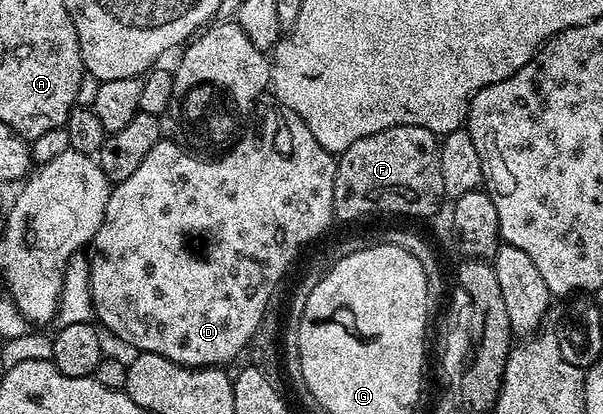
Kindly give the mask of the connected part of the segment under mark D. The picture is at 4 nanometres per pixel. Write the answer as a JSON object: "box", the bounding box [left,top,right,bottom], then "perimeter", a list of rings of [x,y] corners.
{"box":[90,104,336,368],"perimeter":[[[272,104],[261,110],[258,111],[249,132],[244,133],[230,147],[232,150],[224,158],[215,158],[210,162],[207,159],[210,157],[200,156],[184,148],[178,141],[175,143],[160,140],[153,144],[153,148],[149,148],[145,160],[141,160],[141,165],[135,169],[133,176],[129,176],[129,180],[121,180],[112,185],[109,204],[105,208],[105,220],[101,220],[101,228],[97,228],[94,243],[90,247],[91,303],[95,306],[94,317],[97,322],[99,318],[98,325],[104,331],[107,329],[109,333],[116,334],[121,341],[136,346],[134,348],[136,351],[165,356],[177,364],[192,368],[226,367],[228,365],[226,362],[233,361],[239,353],[242,355],[248,349],[251,338],[261,324],[261,316],[272,305],[271,293],[274,292],[275,285],[282,280],[283,273],[290,268],[291,261],[299,254],[299,249],[306,242],[313,241],[318,234],[325,233],[327,225],[333,222],[336,155],[321,148],[321,144],[317,144],[313,132],[309,132],[305,120],[301,120],[297,112],[278,104]]]}

